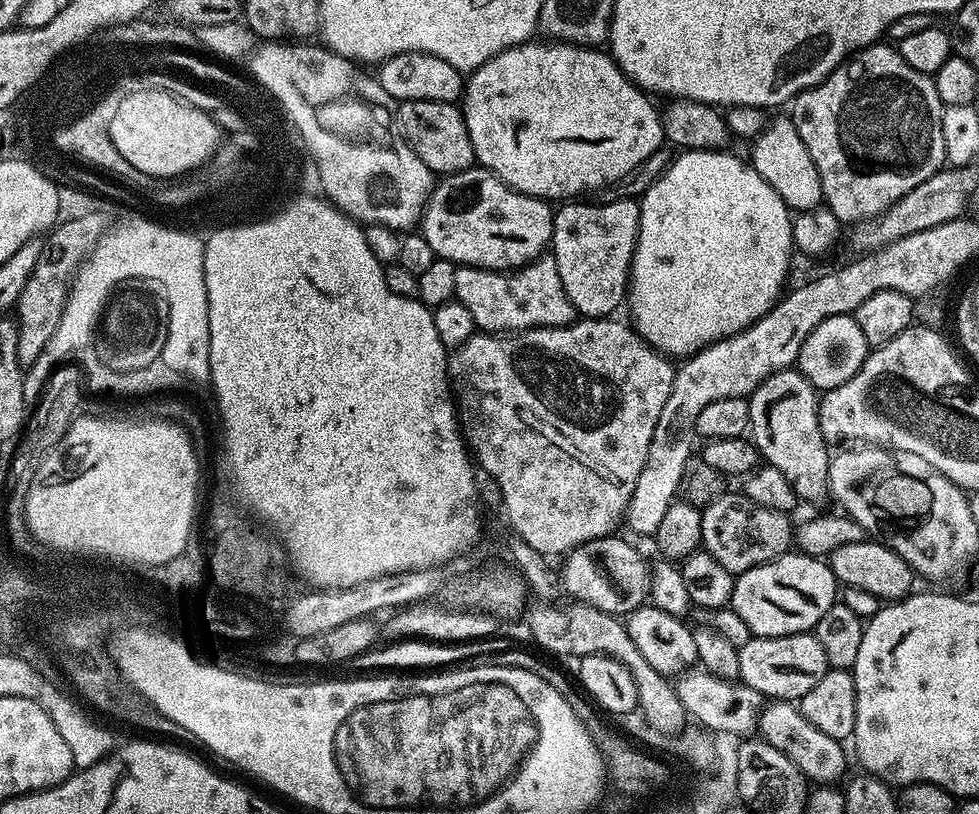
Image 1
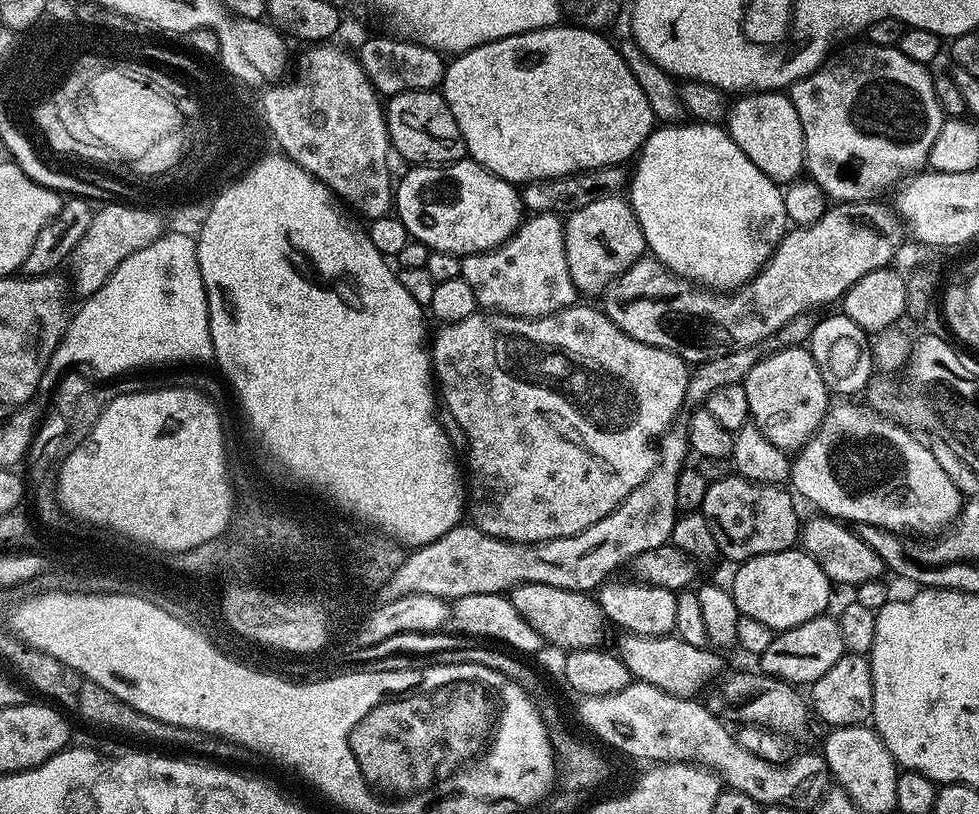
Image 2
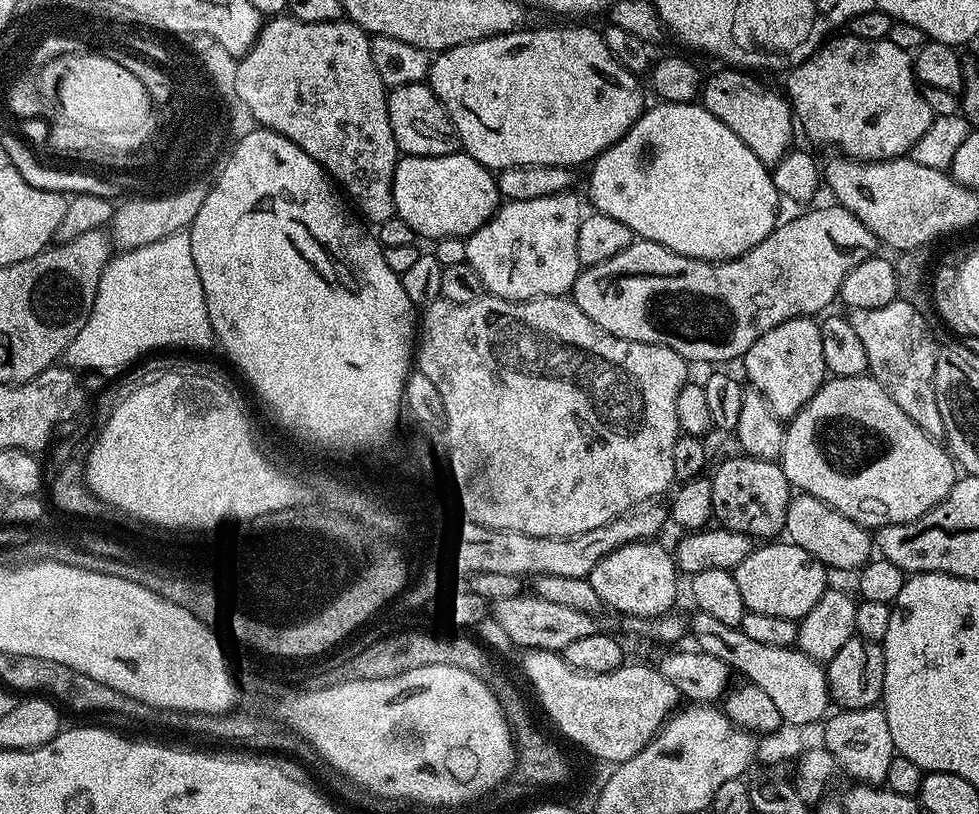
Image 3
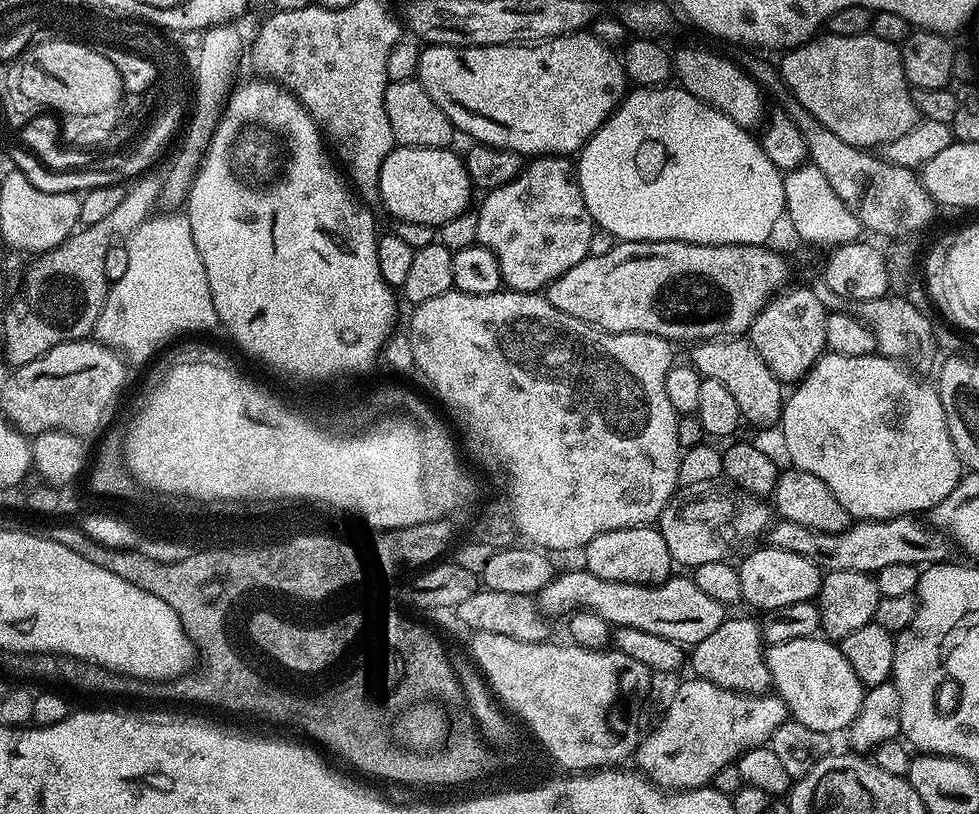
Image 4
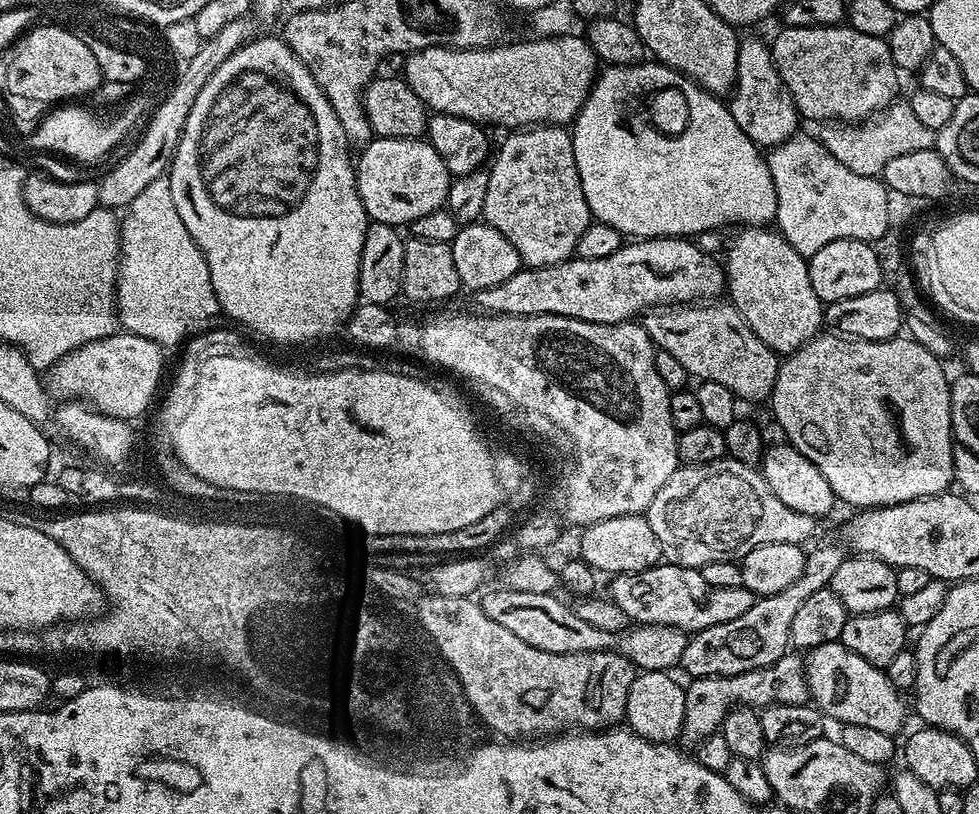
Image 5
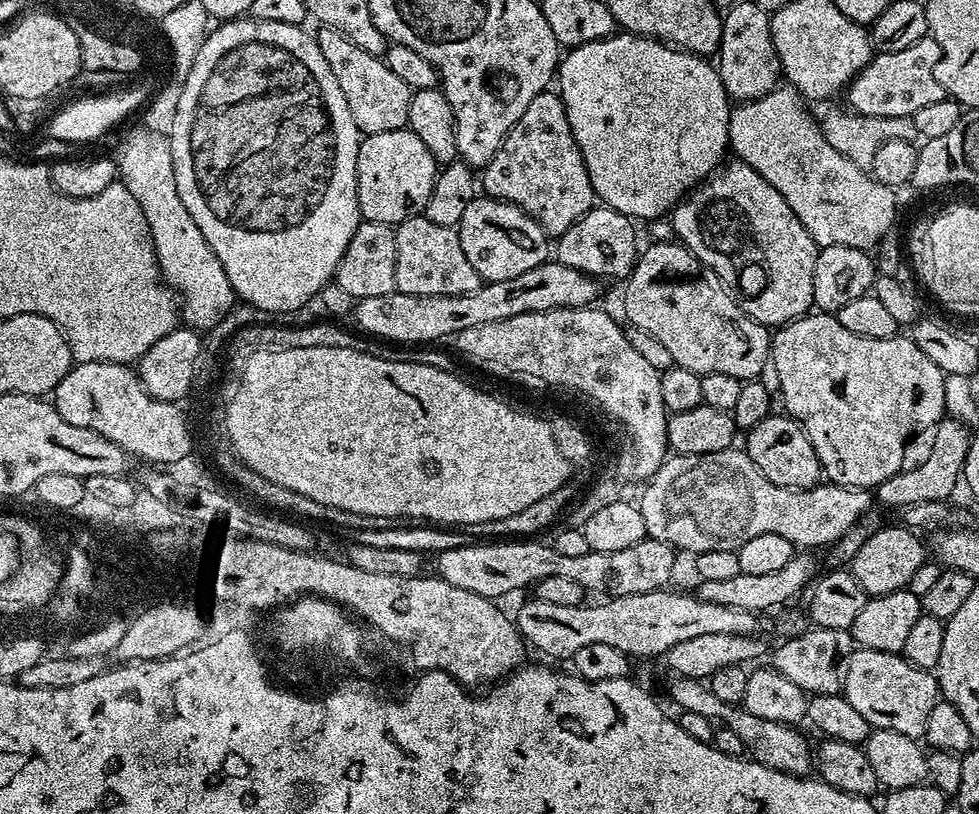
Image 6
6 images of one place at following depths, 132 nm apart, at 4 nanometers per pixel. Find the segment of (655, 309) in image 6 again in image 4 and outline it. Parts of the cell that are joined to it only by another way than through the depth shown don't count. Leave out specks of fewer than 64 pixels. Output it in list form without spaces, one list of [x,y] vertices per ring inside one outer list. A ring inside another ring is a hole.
[[[721,338],[718,340],[702,340],[691,345],[690,363],[697,368],[701,376],[718,378],[726,390],[738,402],[740,415],[745,421],[757,424],[760,428],[779,425],[780,415],[784,413],[786,388],[782,381],[762,362],[762,354],[754,350],[751,339]]]

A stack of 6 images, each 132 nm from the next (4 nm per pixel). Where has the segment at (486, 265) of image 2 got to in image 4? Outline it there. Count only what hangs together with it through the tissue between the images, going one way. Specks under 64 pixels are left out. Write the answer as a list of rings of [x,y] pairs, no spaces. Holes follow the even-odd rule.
[[[569,157],[529,159],[506,186],[491,189],[485,196],[488,197],[476,212],[476,243],[490,249],[494,258],[498,258],[500,279],[511,291],[539,293],[590,254],[594,225]]]

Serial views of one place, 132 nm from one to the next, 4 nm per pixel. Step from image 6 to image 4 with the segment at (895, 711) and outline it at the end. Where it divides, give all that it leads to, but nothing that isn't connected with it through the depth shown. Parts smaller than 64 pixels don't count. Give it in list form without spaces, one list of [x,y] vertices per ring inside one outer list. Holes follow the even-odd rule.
[[[819,635],[810,638],[794,638],[794,642],[778,642],[767,645],[768,669],[772,679],[772,688],[775,695],[782,698],[788,707],[788,715],[791,719],[802,722],[802,726],[810,726],[810,730],[843,733],[858,718],[858,710],[862,710],[864,702],[864,683],[854,674],[850,662],[846,662],[846,654],[842,654],[839,643]]]

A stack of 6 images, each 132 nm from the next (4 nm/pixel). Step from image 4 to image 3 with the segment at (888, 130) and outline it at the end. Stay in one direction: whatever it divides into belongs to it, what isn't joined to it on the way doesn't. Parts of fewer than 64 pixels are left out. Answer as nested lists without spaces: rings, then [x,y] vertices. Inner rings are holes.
[[[847,34],[840,35],[837,40],[832,38],[821,44],[820,49],[813,56],[806,58],[783,77],[783,79],[785,78],[785,89],[783,88],[783,91],[786,93],[788,103],[792,105],[795,119],[798,121],[799,131],[801,128],[814,143],[825,144],[828,148],[836,148],[832,150],[845,156],[851,156],[853,160],[894,160],[911,153],[912,147],[926,134],[927,128],[930,127],[933,121],[930,106],[926,106],[926,98],[921,85],[916,79],[913,57],[906,50],[898,50],[898,46],[894,46],[894,42],[890,42],[888,39],[879,40],[878,42],[866,42],[866,38],[854,38]]]

